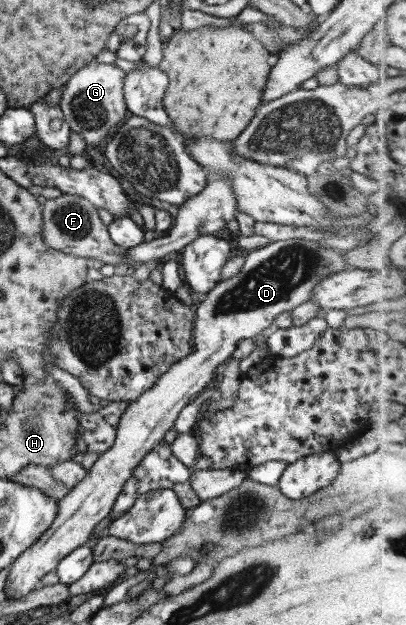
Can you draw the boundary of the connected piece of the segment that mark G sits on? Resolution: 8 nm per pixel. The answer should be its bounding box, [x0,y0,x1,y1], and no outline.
[58,59,128,148]

